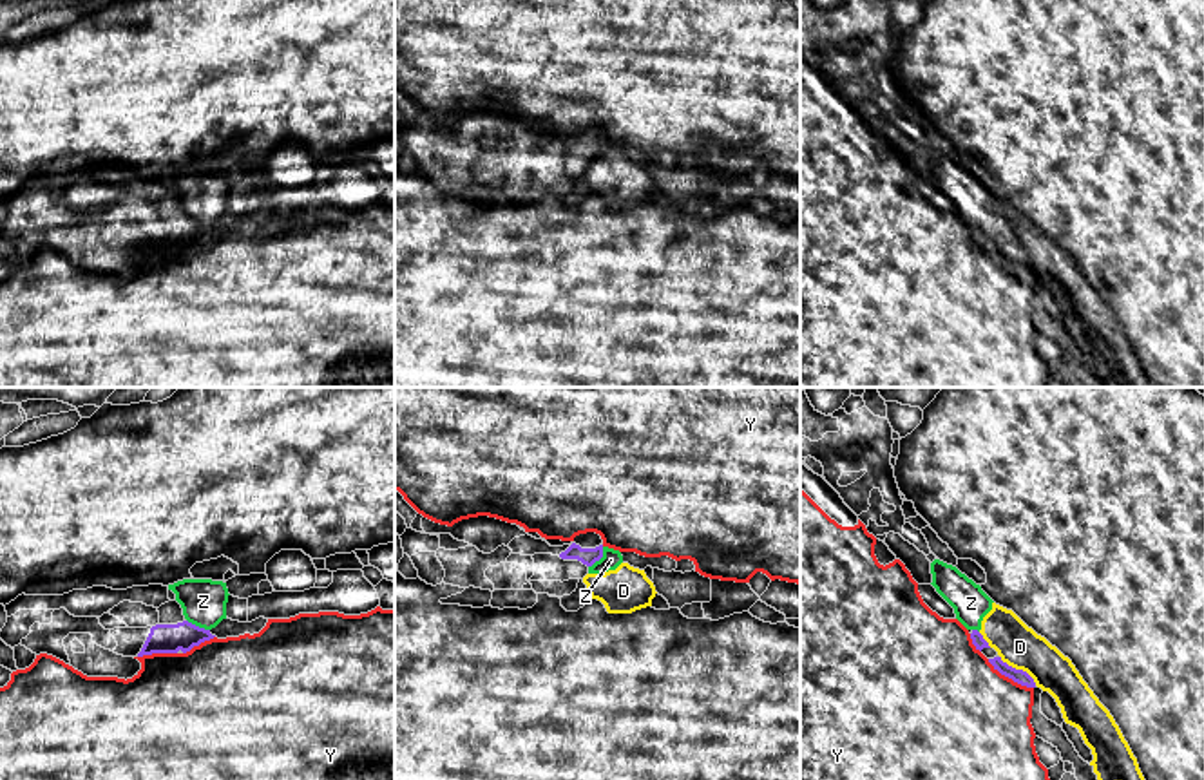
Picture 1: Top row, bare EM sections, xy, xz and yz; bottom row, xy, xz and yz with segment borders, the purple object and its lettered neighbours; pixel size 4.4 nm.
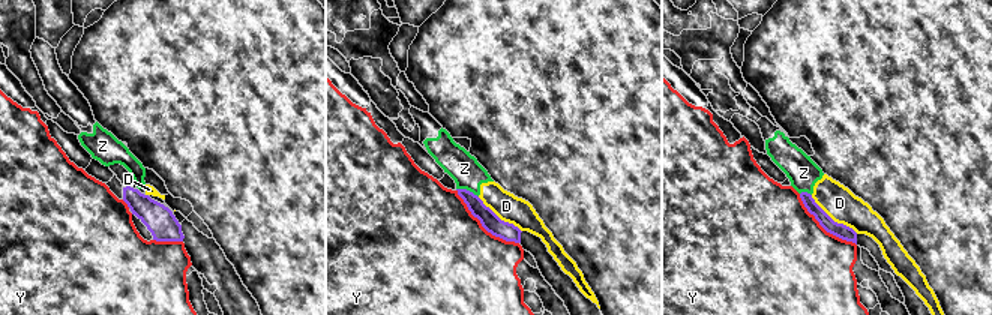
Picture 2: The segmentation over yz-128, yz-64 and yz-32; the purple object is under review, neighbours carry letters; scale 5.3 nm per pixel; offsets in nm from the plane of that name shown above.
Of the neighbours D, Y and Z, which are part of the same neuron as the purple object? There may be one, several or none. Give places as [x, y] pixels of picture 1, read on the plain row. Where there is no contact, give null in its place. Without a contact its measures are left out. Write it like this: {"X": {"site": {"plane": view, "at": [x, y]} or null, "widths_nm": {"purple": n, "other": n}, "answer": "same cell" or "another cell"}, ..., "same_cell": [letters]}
{"D": {"site": {"plane": "yz", "at": [1018, 265]}, "widths_nm": {"purple": 70, "other": 190}, "answer": "another cell"}, "Y": {"site": {"plane": "yz", "at": [1011, 272]}, "widths_nm": {"purple": 70, "other": 480}, "answer": "another cell"}, "Z": {"site": {"plane": "xz", "at": [600, 152]}, "widths_nm": {"purple": 80, "other": 90}, "answer": "another cell"}, "same_cell": []}

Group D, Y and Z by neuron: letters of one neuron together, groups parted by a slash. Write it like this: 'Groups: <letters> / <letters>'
Groups: D Z / Y

